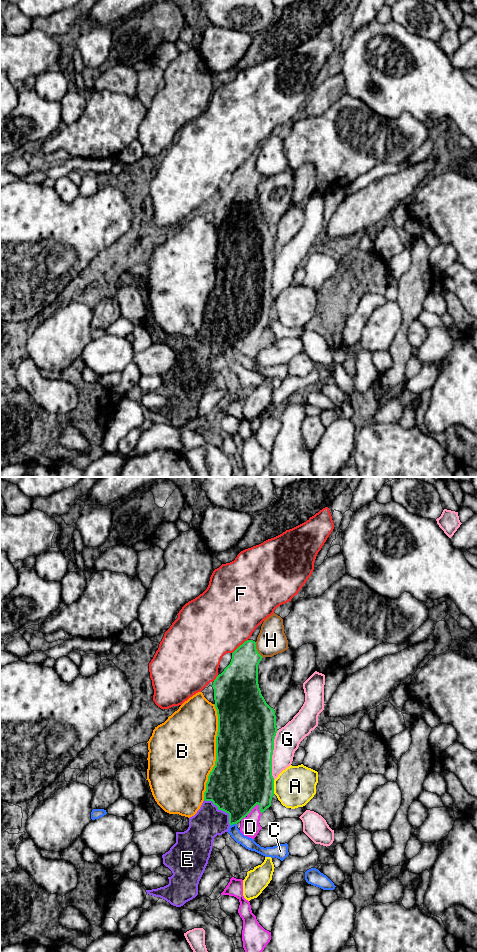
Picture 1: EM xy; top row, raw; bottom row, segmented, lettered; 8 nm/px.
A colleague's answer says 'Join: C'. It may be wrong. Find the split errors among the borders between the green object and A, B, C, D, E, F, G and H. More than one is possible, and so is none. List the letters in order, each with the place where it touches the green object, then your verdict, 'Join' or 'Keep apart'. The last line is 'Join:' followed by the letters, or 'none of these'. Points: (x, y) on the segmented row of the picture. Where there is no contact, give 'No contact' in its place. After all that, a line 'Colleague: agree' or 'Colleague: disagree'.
A: Touches green at xy (273, 787). Keep apart
B: Touches green at xy (216, 752). Keep apart
C: Touches green at xy (233, 823). Keep apart
D: Touches green at xy (249, 812). Keep apart
E: Touches green at xy (222, 810). Join
F: Touches green at xy (239, 646). Keep apart
G: Touches green at xy (272, 754). Keep apart
H: Touches green at xy (256, 650). Keep apart
Join: E
Colleague: disagree

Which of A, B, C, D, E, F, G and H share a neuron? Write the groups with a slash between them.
A / B / C / D / E / F / G / H

